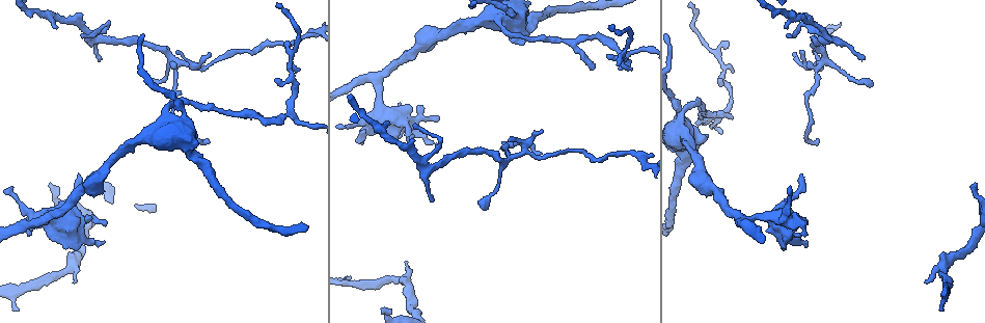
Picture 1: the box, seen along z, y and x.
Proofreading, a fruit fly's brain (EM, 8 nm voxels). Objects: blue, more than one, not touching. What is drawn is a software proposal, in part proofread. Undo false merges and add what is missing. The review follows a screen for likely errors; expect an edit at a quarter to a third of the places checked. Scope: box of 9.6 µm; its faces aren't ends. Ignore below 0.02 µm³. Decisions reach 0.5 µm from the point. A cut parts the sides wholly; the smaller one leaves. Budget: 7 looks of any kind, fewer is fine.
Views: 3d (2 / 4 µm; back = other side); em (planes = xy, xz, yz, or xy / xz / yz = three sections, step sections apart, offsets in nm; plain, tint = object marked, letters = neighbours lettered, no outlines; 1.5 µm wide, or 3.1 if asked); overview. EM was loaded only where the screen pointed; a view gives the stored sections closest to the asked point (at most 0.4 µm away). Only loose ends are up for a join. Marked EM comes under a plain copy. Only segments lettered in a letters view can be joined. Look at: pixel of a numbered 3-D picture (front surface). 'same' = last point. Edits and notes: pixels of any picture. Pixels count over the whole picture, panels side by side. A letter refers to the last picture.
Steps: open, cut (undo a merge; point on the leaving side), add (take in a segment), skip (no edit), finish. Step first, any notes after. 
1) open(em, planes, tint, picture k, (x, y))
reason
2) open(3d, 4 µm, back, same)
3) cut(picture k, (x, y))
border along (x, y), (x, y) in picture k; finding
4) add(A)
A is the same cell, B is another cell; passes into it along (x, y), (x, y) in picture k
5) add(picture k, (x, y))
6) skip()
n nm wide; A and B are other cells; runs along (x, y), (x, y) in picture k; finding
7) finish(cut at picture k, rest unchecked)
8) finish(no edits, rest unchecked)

open(em, xy, step 8, tint, picture 1, (182, 120))
calibre changes

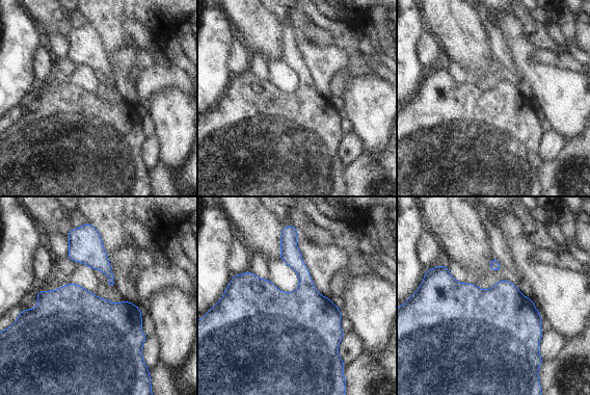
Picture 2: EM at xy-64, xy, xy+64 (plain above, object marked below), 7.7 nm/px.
open(em, planes, letters, same)

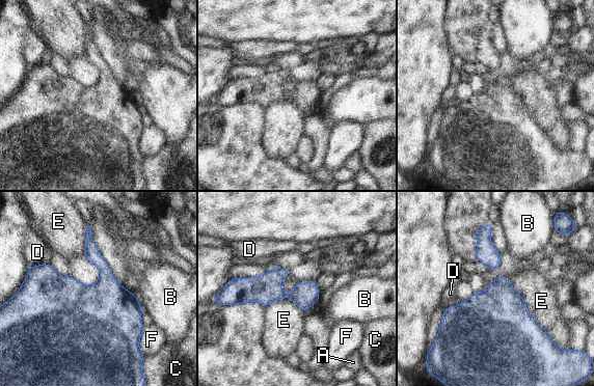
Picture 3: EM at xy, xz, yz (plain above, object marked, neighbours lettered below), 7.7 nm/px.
skip()
A, B, C, D, E and F are other cells; runs along (237, 282), (245, 288), (316, 298) in picture 3; continuous, no second neuron

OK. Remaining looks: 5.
open(em, xz, step 4, tint, picture 1, (293, 116))

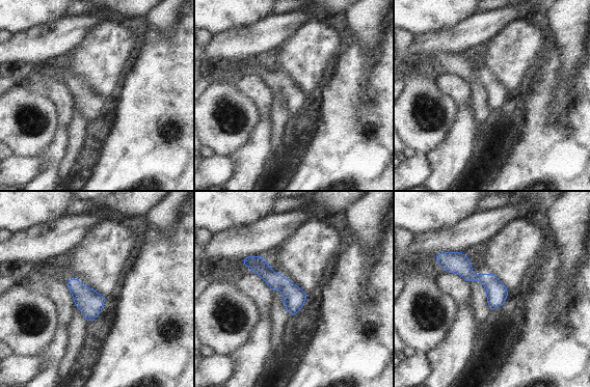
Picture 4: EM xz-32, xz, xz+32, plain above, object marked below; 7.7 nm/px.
open(em, planes, letters, same)

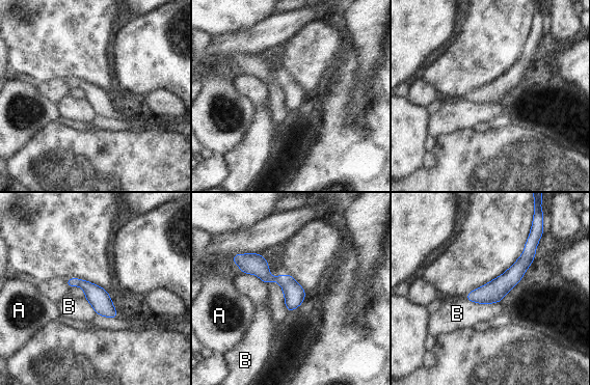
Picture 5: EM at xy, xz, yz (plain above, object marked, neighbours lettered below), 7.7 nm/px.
skip()
A and B are other cells; border along (464, 298), (479, 303), (501, 301) in picture 5; one neuron here

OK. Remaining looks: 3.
open(em, planes, letters, picture 1, (18, 310))
free end

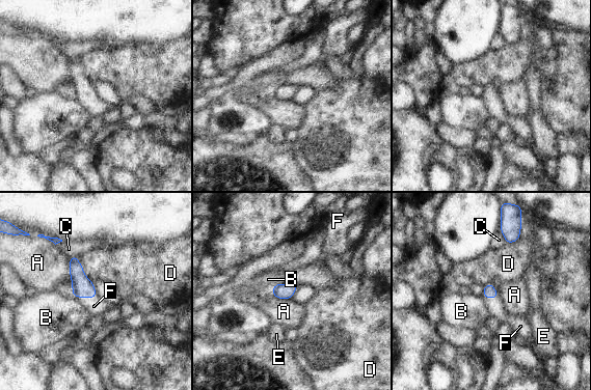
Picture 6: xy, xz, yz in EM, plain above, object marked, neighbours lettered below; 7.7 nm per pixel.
add(F)
F is the same cell, A, B, C, D and E are other cells; passes into it along (82, 287), (85, 297), (93, 306) in picture 6; it goes on there

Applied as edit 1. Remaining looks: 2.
finish(add at picture 6, rest unchecked)

